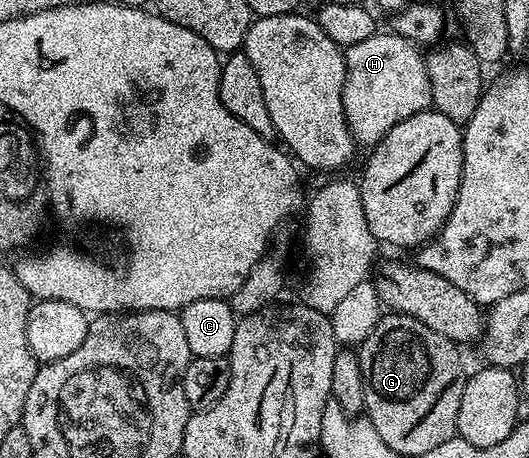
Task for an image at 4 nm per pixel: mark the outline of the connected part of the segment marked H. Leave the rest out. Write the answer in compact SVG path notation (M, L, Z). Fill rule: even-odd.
M379 30L372 38L345 49L344 55L346 81L342 101L346 125L354 135L355 145L376 145L392 126L431 107L428 70L419 45L411 44L393 30Z

